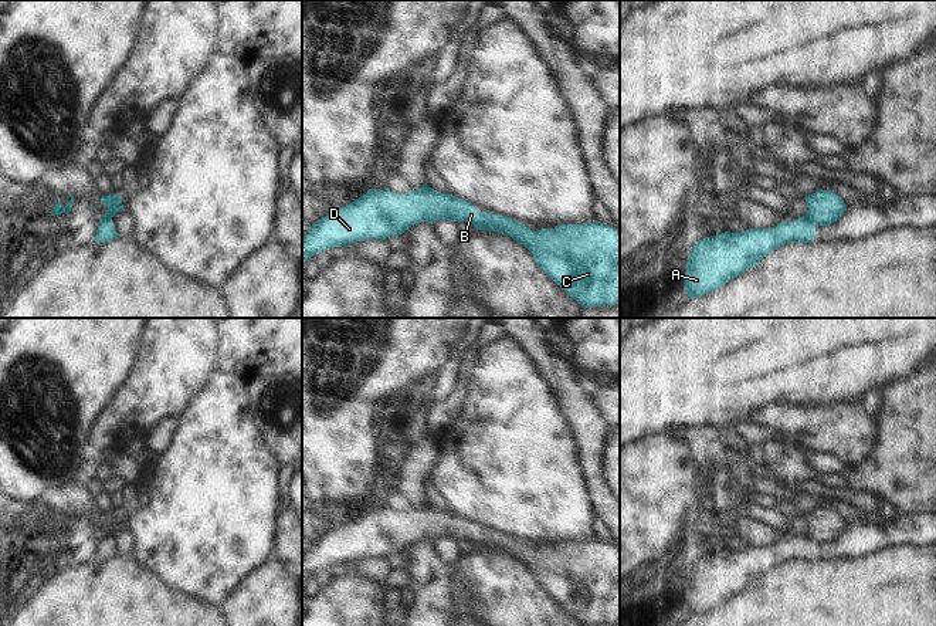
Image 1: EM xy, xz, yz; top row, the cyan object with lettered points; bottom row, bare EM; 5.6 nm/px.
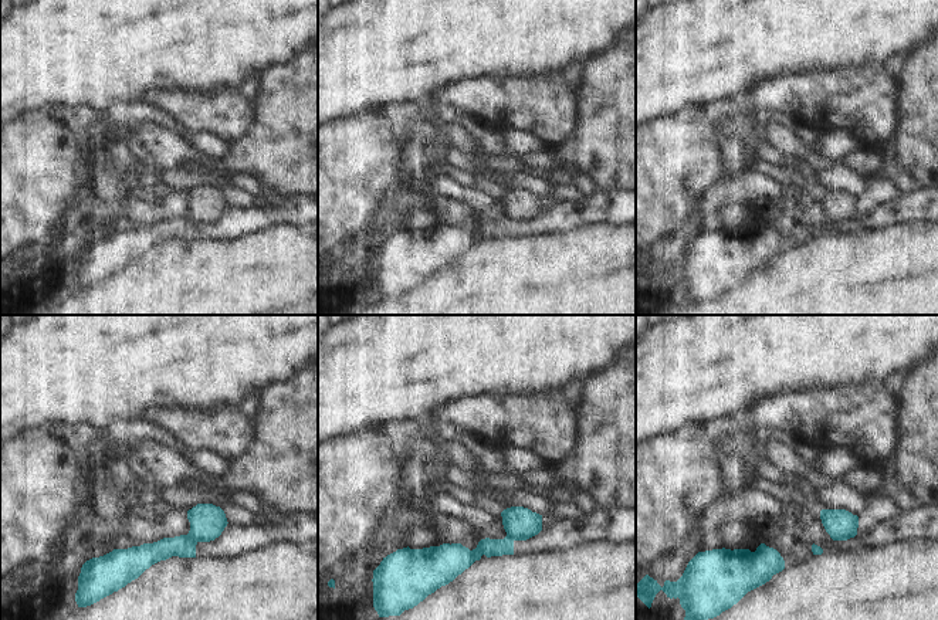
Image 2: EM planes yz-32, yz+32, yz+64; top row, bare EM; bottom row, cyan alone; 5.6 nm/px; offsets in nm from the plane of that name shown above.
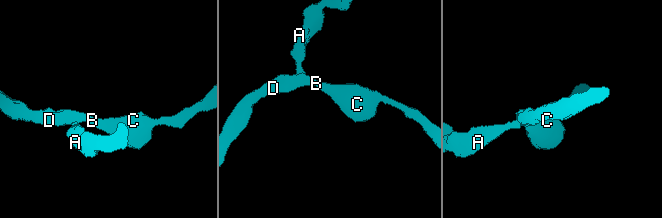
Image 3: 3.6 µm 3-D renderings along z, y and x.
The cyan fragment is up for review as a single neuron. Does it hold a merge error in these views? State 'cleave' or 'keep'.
cleave

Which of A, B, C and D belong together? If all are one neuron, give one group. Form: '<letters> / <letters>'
A / B C D

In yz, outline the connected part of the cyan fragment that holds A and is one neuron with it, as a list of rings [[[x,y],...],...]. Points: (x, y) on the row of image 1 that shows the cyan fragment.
[[[798,217],[794,221],[783,220],[771,229],[749,229],[743,233],[725,231],[699,240],[691,250],[684,275],[684,288],[689,298],[698,298],[720,288],[723,284],[736,278],[746,270],[759,264],[774,248],[786,243],[814,243],[815,224],[807,217]]]

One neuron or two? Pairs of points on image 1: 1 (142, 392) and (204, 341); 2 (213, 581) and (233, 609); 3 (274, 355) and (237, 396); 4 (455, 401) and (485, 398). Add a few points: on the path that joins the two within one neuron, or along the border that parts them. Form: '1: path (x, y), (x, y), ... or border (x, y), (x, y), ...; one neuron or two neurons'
1: path (158, 383), (189, 352); one neuron
2: border (247, 574), (220, 606); two neurons
3: border (220, 365), (246, 379); two neurons
4: border (472, 366), (458, 415), (446, 427); two neurons

